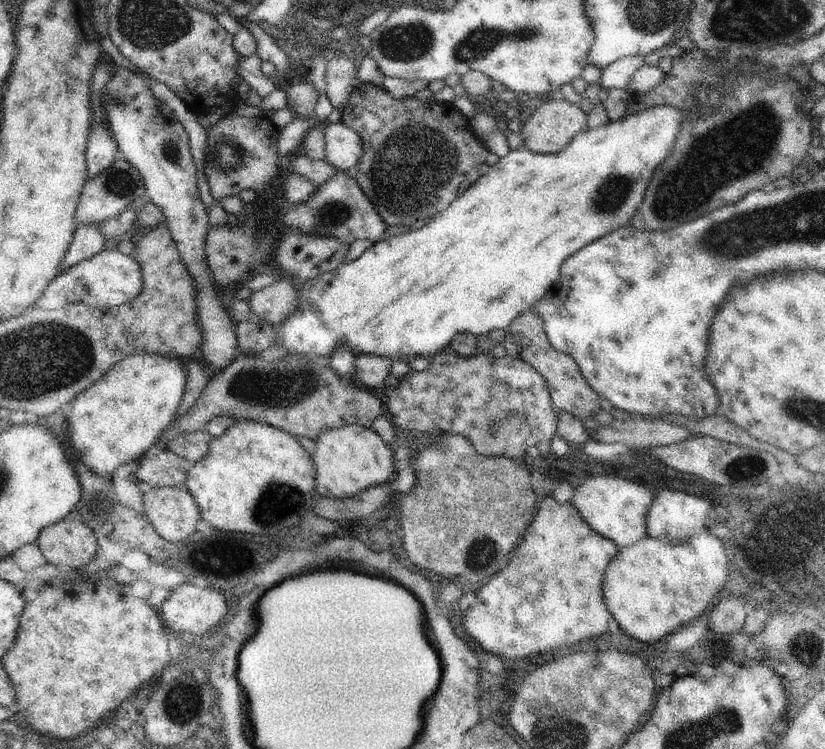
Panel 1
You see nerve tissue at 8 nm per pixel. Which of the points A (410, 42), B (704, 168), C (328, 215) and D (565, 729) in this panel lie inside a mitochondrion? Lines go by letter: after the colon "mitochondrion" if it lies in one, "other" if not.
A: mitochondrion
B: mitochondrion
C: mitochondrion
D: mitochondrion

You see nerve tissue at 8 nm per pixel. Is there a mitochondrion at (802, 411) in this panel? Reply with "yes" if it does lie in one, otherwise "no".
yes

